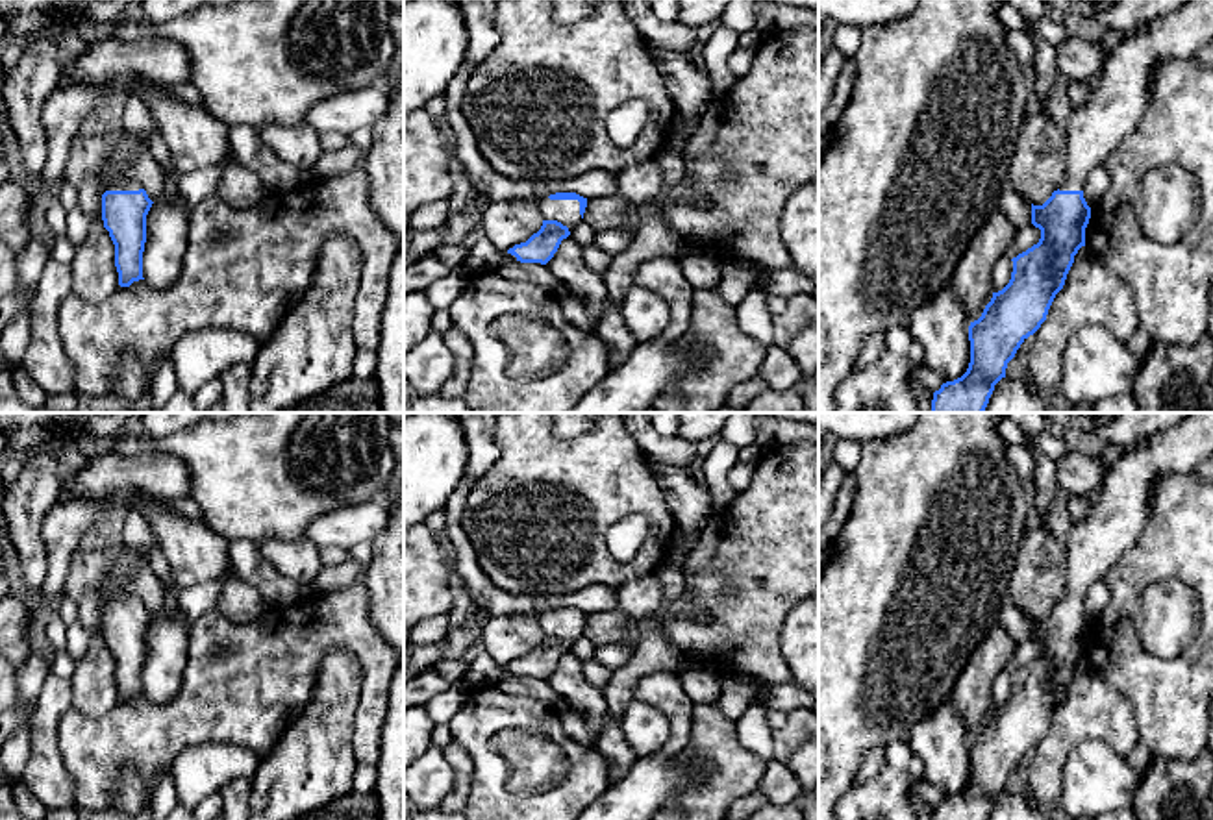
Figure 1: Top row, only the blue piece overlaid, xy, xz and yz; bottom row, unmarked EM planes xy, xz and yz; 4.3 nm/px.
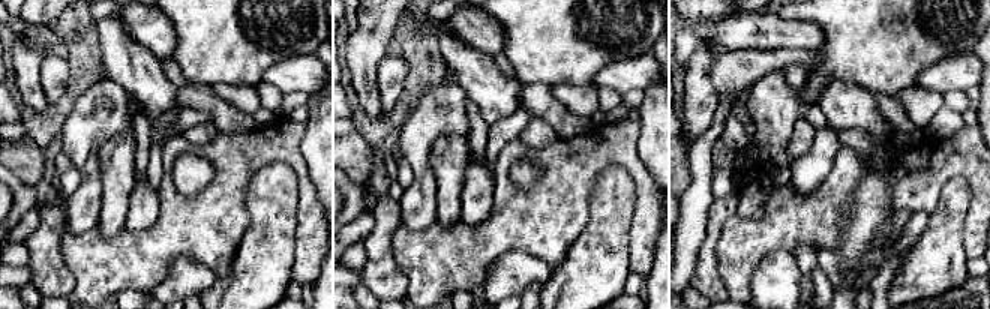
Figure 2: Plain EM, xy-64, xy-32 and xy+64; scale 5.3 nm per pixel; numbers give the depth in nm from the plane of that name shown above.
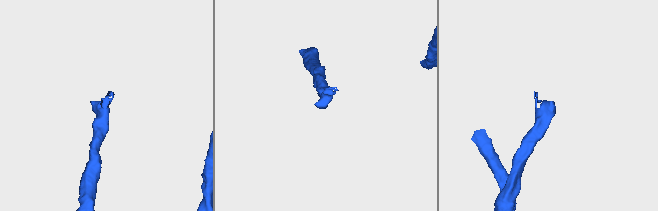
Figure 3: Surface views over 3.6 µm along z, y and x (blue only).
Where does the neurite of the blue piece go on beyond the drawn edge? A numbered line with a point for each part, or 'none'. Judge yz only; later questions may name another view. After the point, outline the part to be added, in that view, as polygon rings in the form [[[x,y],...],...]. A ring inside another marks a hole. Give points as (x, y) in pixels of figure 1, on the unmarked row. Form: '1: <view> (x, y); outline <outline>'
1: yz (1123, 504); outline [[[1191,413],[1146,444],[1130,448],[1102,478],[1089,516],[1067,539],[1065,592],[1059,605],[1083,605],[1089,587],[1135,546],[1159,479],[1185,476],[1213,457],[1213,413]]]

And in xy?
1: xy (123, 598); outline [[[128,590],[117,592],[115,598],[109,600],[109,605],[139,605],[143,603],[135,594]]]

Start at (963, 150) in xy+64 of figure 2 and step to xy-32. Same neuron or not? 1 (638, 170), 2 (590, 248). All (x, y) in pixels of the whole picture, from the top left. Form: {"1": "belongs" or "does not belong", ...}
{"1": "belongs", "2": "does not belong"}

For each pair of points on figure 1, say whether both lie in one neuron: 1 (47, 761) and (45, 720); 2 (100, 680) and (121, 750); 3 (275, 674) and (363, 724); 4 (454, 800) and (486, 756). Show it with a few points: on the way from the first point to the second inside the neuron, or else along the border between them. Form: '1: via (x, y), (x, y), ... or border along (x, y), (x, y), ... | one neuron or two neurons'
1: via (45, 752), (45, 730) | one neuron
2: border along (119, 700), (100, 715), (82, 715), (71, 708) | two neurons
3: via (315, 637), (350, 637), (373, 659), (373, 683) | one neuron
4: border along (454, 741), (473, 765), (467, 800) | two neurons

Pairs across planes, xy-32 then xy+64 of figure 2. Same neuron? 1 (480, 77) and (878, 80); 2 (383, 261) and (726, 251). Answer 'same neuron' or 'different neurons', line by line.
1: different neurons
2: different neurons

